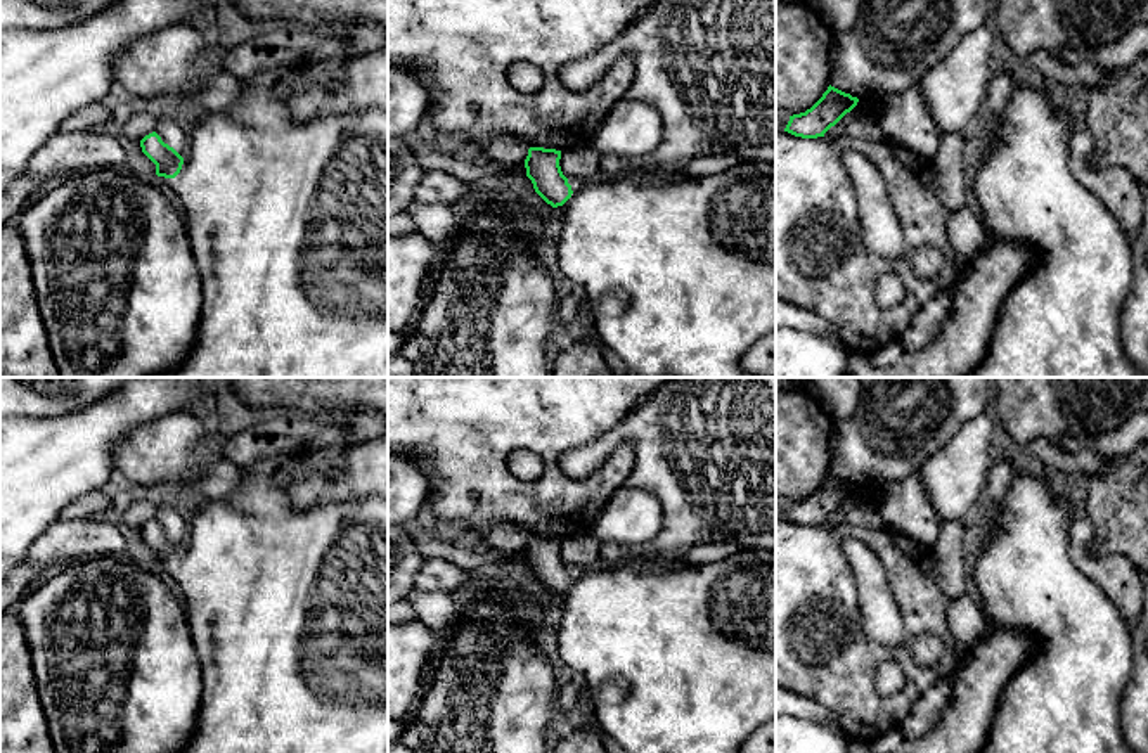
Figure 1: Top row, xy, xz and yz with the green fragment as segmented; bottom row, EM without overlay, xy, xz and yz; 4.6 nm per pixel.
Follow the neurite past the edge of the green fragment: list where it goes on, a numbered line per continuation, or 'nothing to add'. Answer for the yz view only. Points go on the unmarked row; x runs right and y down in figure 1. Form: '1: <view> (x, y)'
nothing to add

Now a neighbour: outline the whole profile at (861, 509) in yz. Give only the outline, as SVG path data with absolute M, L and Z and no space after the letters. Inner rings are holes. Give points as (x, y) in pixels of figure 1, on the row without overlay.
M859 486L857 493L824 521L829 530L836 530L842 525L874 530L888 528L878 509L878 488Z

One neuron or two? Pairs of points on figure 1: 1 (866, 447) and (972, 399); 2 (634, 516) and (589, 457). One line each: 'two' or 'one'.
1: one
2: two

